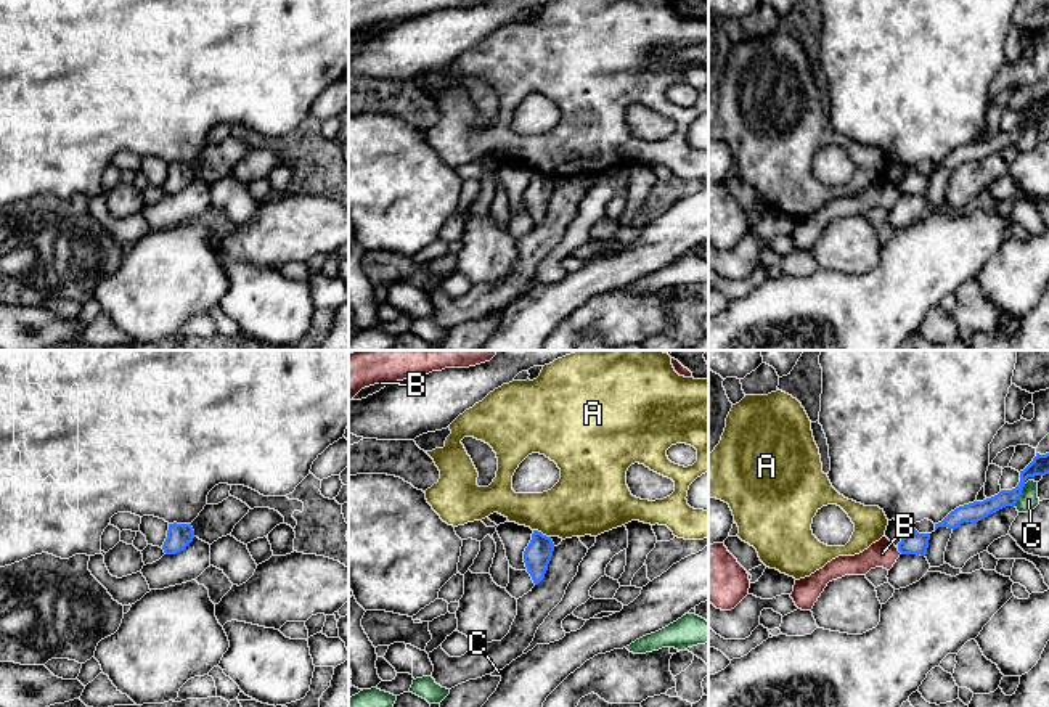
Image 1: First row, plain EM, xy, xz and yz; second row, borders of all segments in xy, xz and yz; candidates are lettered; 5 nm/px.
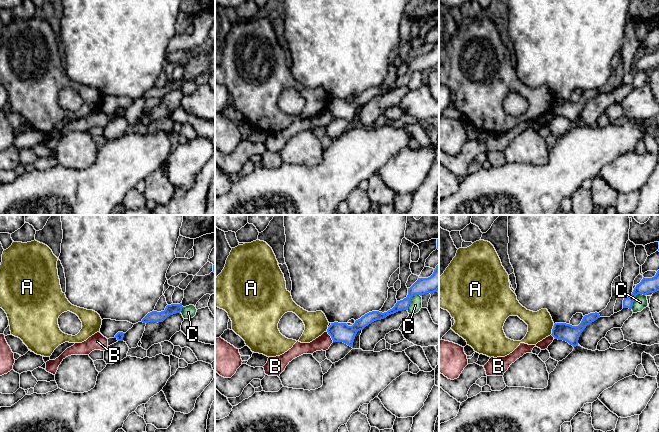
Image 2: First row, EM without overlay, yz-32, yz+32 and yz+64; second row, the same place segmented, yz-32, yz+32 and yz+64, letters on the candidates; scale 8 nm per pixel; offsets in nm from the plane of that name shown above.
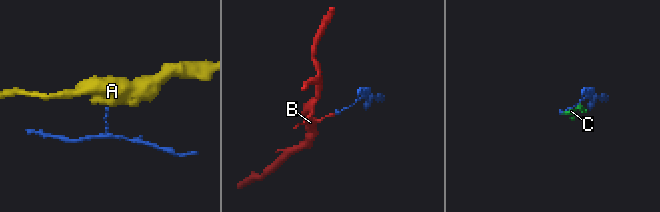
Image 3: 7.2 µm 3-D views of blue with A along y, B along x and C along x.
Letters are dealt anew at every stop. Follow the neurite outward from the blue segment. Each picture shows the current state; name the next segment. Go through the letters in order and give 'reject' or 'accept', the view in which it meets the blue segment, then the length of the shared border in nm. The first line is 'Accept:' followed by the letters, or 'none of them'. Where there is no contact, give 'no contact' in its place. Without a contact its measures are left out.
Accept: none of them
A: reject | xz | 100 nm
B: reject | yz | 40 nm
C: reject | yz | 130 nm

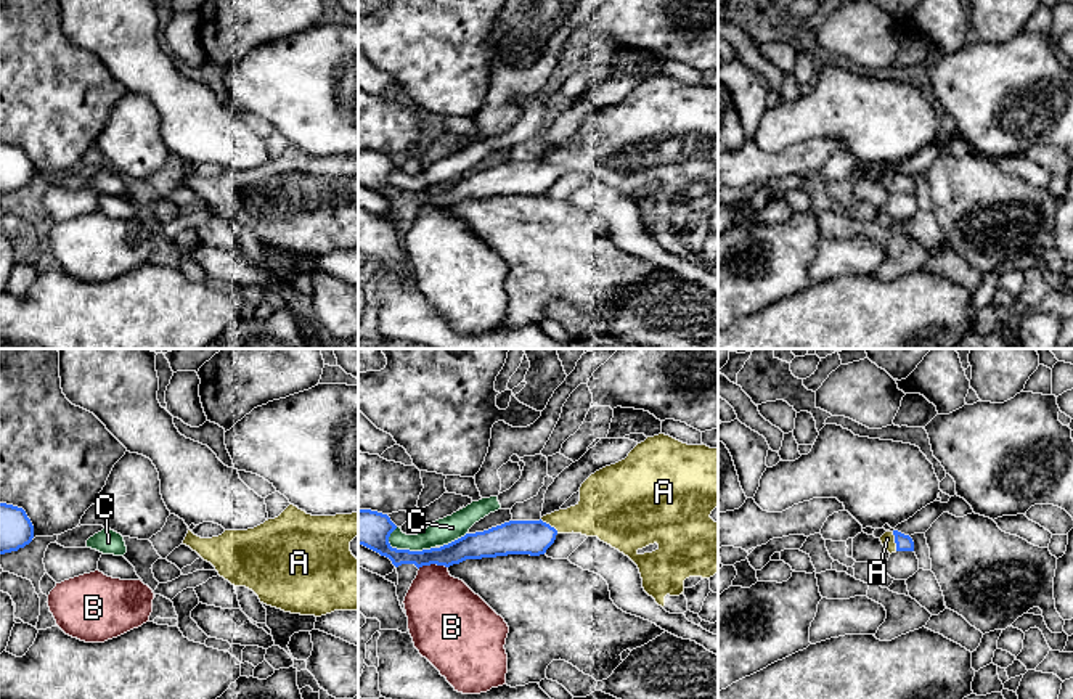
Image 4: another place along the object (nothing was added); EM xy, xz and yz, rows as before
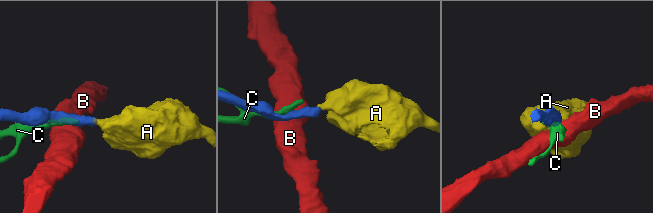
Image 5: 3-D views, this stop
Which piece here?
Accept: A
A: accept | xz | 120 nm
B: reject | xz | 150 nm
C: reject | xz | 240 nm

